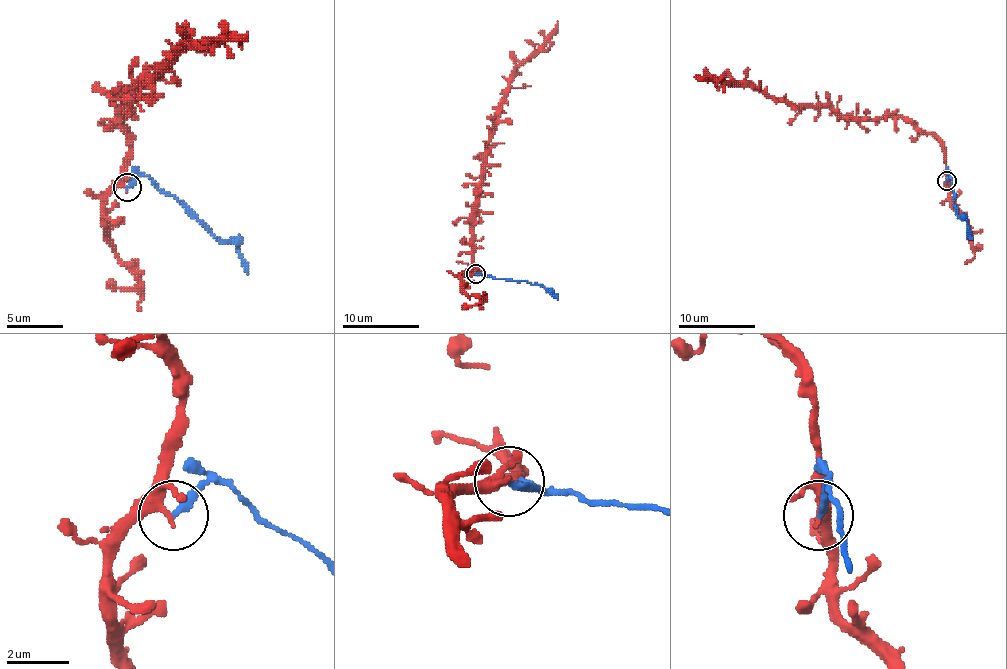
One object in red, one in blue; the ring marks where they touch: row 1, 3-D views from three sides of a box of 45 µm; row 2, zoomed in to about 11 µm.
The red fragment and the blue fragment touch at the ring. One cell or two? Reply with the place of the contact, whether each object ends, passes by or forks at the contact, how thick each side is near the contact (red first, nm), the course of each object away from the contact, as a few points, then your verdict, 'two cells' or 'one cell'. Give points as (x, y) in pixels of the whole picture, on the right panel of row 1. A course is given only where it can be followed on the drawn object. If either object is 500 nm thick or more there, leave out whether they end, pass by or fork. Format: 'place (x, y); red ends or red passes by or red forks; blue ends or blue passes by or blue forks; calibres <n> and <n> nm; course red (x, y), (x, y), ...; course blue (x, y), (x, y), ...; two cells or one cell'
place (946, 180); red passes by; blue ends; calibres 240 and 240 nm; course red (946, 180), (944, 145), (900, 117), (839, 119), (828, 107), (801, 107), (742, 83), (694, 77); course blue (946, 180), (948, 172), (957, 214), (967, 222), (972, 239); two cells

